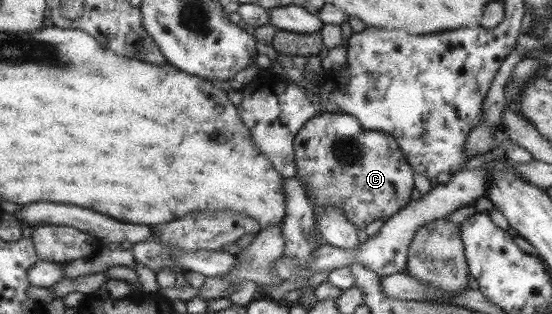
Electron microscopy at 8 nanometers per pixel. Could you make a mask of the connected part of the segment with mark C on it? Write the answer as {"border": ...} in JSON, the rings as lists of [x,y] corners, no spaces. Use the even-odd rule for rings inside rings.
{"border":[[[324,110],[309,118],[293,142],[294,177],[306,186],[309,203],[315,208],[331,204],[341,209],[345,219],[358,230],[374,220],[383,223],[404,208],[414,188],[411,166],[404,160],[404,153],[398,150],[394,137],[386,135],[384,144],[384,135],[382,131],[363,129],[356,118],[345,112]]]}

